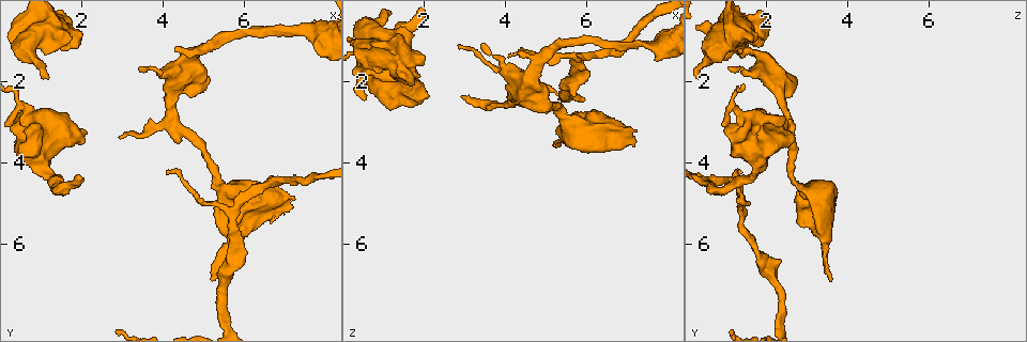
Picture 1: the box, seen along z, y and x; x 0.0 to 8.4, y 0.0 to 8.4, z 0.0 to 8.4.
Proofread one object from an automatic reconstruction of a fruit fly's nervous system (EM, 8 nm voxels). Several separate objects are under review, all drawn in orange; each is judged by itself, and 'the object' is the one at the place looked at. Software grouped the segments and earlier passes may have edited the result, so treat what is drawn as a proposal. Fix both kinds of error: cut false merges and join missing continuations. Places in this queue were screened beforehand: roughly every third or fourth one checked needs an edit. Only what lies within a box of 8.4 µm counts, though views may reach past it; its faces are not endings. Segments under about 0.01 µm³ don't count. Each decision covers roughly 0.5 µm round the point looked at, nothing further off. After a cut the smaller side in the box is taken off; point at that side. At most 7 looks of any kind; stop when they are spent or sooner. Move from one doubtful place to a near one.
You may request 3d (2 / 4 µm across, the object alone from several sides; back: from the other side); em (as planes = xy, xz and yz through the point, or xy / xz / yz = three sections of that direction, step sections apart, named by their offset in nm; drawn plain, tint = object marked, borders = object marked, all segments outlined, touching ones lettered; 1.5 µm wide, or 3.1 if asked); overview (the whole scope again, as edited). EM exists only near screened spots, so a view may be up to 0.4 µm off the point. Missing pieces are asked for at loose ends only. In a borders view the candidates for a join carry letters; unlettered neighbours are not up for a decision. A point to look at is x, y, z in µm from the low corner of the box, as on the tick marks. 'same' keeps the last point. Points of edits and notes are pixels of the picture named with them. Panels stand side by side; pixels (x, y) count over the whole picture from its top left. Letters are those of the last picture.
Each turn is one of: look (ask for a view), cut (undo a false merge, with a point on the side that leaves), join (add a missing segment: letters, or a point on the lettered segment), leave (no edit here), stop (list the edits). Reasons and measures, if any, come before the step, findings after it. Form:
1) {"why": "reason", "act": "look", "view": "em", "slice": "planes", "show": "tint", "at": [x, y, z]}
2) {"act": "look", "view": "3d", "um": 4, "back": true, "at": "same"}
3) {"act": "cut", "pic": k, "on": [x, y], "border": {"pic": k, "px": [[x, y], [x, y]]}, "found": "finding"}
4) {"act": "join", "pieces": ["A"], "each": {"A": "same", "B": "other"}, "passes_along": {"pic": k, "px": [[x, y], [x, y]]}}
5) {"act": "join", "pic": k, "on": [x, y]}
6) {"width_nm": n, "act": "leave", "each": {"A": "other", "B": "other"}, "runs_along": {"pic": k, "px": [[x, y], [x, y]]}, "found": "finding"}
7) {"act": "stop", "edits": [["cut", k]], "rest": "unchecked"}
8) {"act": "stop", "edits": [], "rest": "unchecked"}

{"why": "sudden change in width", "act": "look", "view": "3d", "um": 2, "at": [5.40, 4.45, 2.75]}

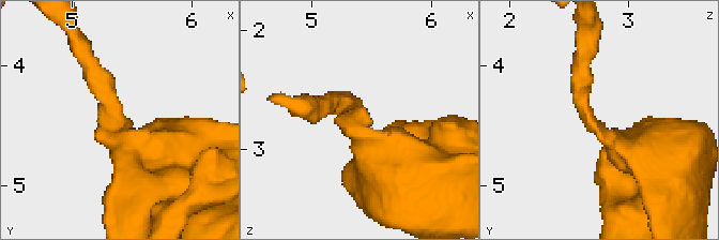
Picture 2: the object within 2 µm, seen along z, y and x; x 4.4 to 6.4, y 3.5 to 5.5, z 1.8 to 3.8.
{"arm_widths_nm": [180, 600], "why": "need the tissue", "act": "look", "view": "em", "slice": "planes", "show": "tint", "at": [5.34, 4.48, 2.70]}

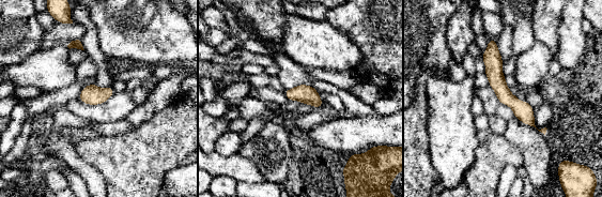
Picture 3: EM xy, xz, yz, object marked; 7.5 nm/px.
{"why": "see the neighbours", "act": "look", "view": "em", "slice": "planes", "show": "borders", "at": "same"}

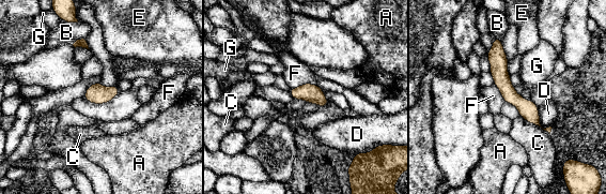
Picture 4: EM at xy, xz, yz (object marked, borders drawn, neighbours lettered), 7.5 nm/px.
{"width_nm": 130, "act": "leave", "each": {"A": "other", "B": "other", "C": "other", "D": "other", "E": "other", "F": "other", "G": "other"}, "found": "all the same neuron"}

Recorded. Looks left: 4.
{"why": "narrows sharply", "act": "look", "view": "3d", "um": 2, "at": [4.30, 3.05, 2.45]}

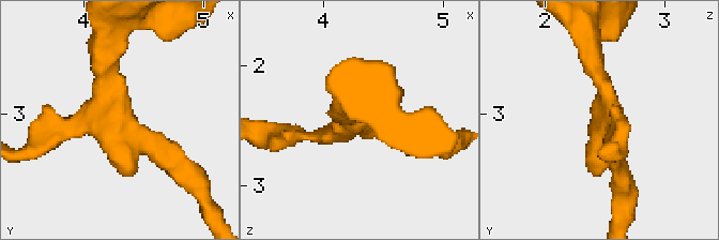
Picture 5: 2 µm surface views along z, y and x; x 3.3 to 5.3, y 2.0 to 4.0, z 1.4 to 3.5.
{"arms": 3, "why": "need the tissue", "act": "look", "view": "em", "slice": "planes", "show": "borders", "at": [4.30, 3.06, 2.48]}

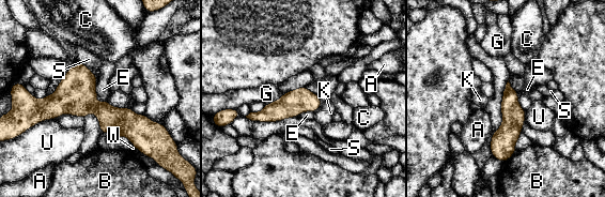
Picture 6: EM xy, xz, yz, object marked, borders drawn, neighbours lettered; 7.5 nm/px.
{"width_nm": 180, "act": "leave", "each": {"A": "other", "B": "other", "C": "other", "E": "other", "G": "other", "K": "other", "S": "other", "U": "other", "W": "other"}, "border": {"pic": 6, "px": [[98, 78], [96, 101], [93, 106]]}, "found": "one neuron here"}

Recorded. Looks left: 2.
{"why": "free end", "act": "look", "view": "em", "slice": "planes", "show": "borders", "at": [1.90, 1.05, 1.55]}

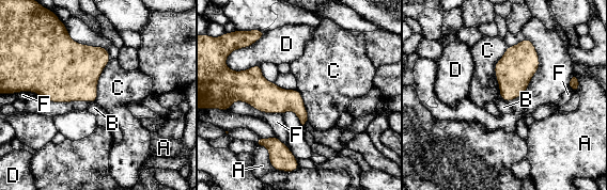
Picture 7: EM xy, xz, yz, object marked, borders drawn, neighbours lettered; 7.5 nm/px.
{"act": "leave", "each": {"A": "other", "B": "other", "C": "other", "D": "other", "F": "other"}, "border": {"pic": 7, "px": [[508, 46], [495, 65], [500, 98]]}, "found": "none of them fits"}

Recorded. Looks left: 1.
{"act": "stop", "edits": [], "rest": "unchecked"}

